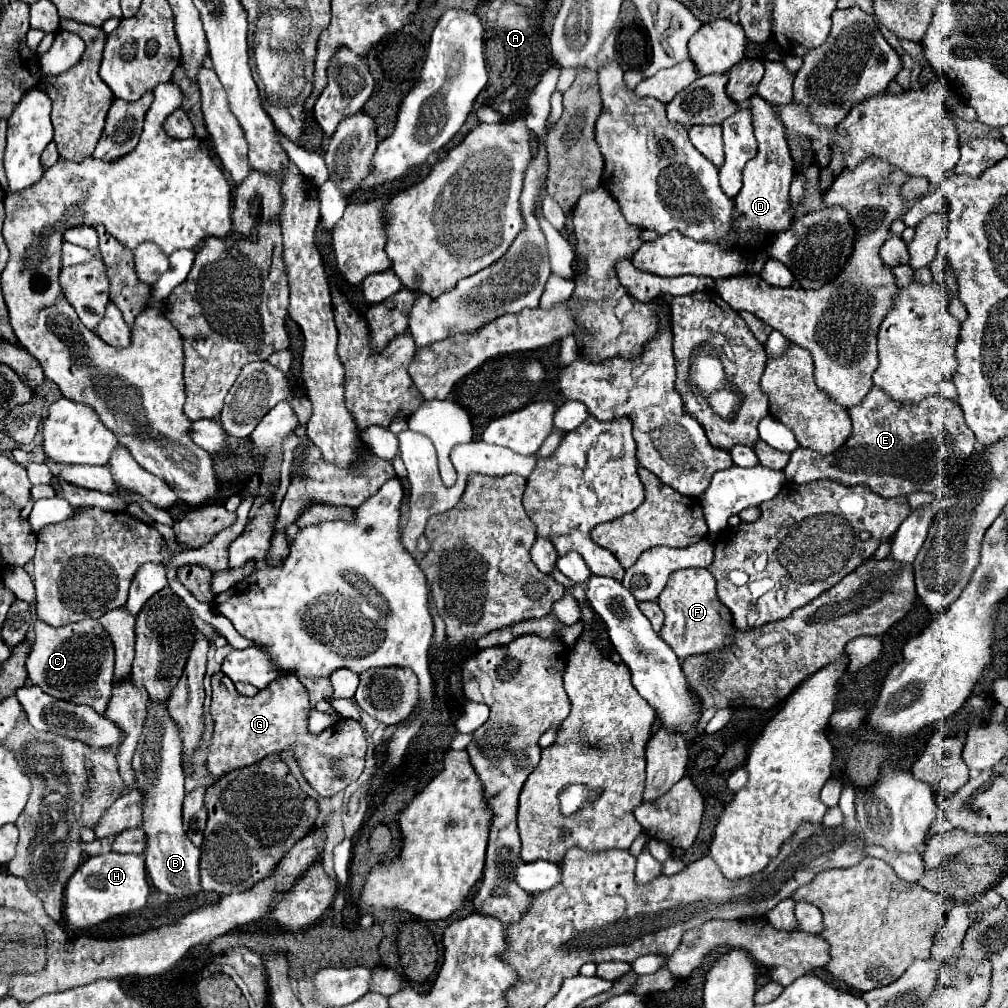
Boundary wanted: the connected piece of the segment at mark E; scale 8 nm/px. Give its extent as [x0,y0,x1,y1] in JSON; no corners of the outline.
[784,387,976,497]

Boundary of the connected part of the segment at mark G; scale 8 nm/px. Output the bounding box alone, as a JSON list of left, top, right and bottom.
[208,673,368,797]

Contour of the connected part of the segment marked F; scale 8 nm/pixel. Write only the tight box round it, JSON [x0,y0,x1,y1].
[658,569,734,659]

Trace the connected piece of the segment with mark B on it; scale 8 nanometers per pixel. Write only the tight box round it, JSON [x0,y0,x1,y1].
[132,705,200,899]

